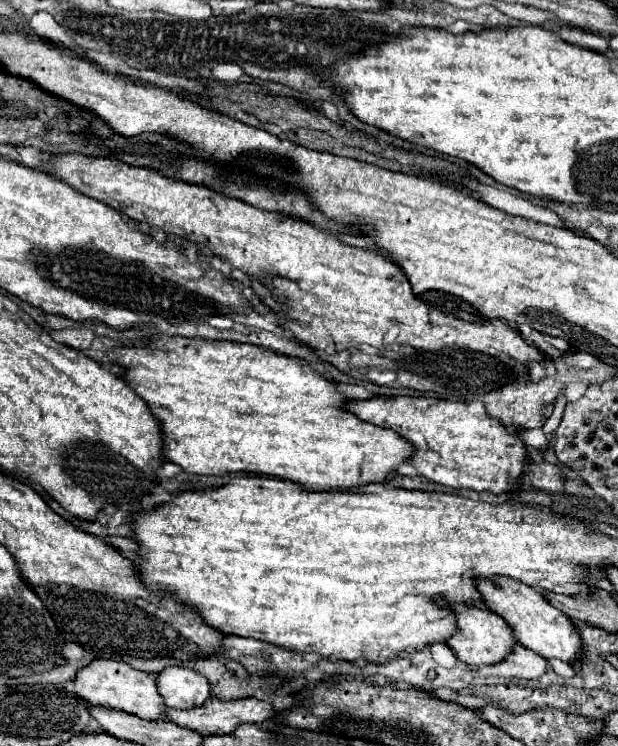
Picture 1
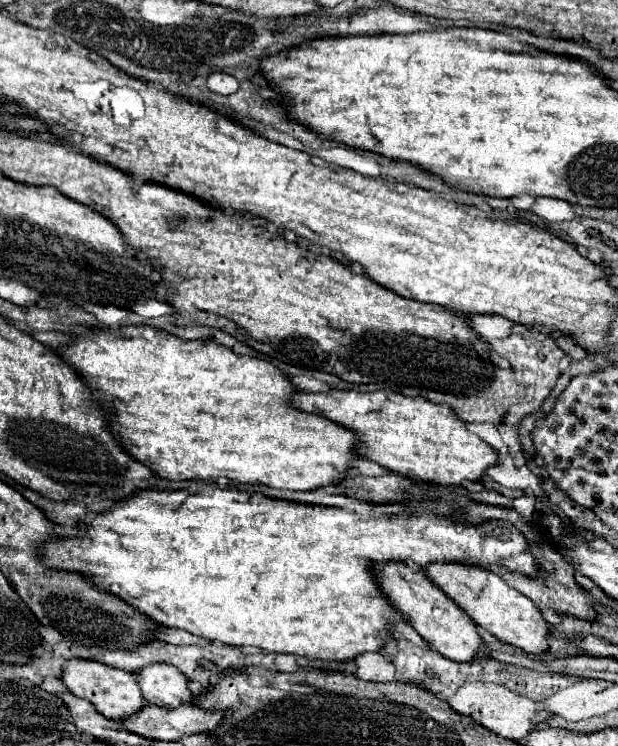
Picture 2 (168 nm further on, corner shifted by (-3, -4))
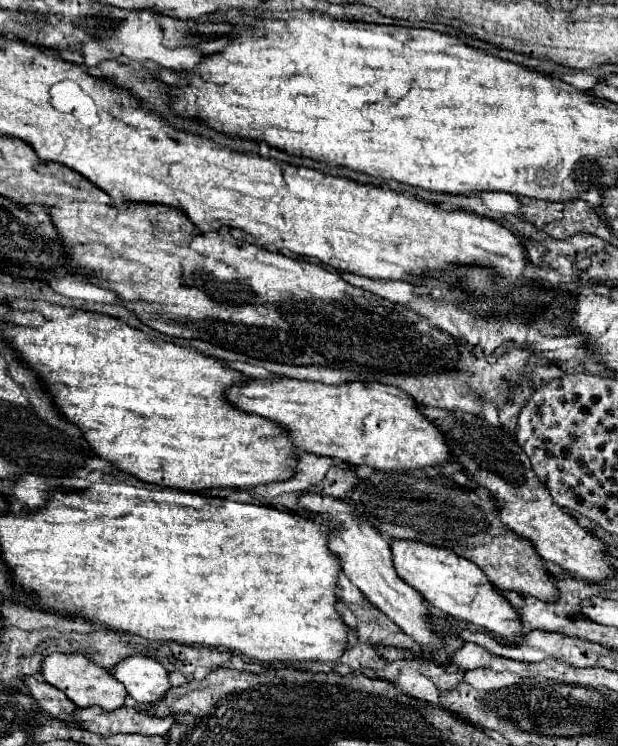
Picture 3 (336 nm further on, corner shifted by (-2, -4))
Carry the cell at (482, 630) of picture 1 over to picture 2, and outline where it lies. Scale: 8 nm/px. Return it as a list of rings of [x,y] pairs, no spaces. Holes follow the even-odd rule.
[[[389,563],[377,565],[375,575],[379,577],[381,589],[395,605],[395,609],[399,609],[399,613],[403,613],[411,621],[411,625],[421,633],[421,637],[431,645],[431,649],[435,647],[443,657],[457,663],[471,661],[475,657],[479,645],[483,643],[481,635],[477,633],[477,623],[459,605],[455,605],[455,601],[451,601],[437,585],[433,585],[433,581],[421,569],[413,569],[401,563]]]

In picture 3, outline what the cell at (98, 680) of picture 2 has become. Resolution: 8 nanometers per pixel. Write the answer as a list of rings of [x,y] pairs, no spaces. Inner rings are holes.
[[[50,653],[50,655],[46,655],[42,659],[40,673],[42,673],[46,683],[50,683],[56,689],[60,689],[78,707],[98,705],[98,707],[102,707],[106,711],[114,711],[114,709],[124,705],[124,697],[128,695],[124,685],[118,683],[114,677],[110,677],[110,671],[106,671],[104,667],[94,665],[88,657],[78,655],[78,653],[76,655],[64,655],[64,653]]]

